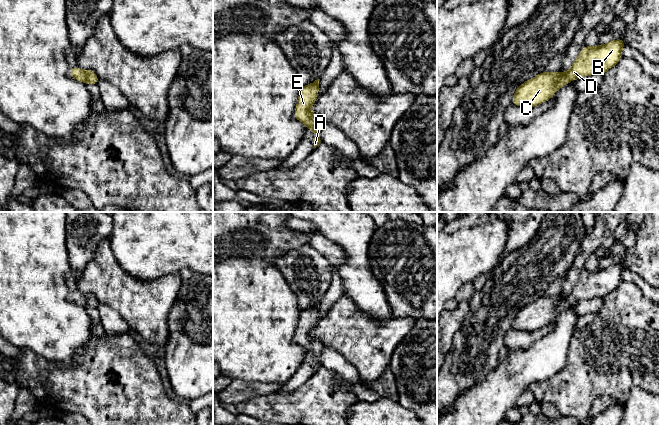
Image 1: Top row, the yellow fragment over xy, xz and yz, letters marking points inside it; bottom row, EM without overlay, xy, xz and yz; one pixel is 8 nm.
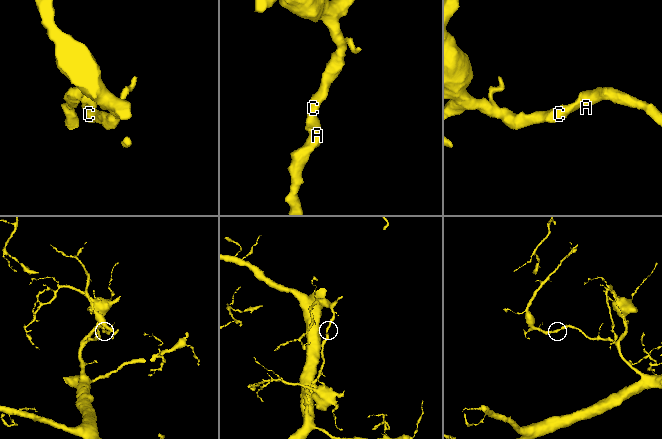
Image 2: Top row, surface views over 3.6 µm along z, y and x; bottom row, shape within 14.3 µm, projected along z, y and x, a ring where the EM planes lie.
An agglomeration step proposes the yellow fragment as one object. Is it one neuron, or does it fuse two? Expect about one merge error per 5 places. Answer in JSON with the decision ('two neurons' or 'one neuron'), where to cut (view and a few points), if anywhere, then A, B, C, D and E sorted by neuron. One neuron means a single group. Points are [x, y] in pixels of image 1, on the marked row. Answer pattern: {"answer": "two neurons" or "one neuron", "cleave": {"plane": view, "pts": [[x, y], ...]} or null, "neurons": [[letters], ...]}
{"answer": "one neuron", "cleave": null, "neurons": [["A", "B", "C", "D", "E"]]}

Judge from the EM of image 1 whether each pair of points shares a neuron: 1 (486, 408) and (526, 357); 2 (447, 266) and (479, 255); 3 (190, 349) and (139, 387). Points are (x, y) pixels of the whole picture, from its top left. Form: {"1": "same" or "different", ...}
{"1": "same", "2": "same", "3": "different"}

